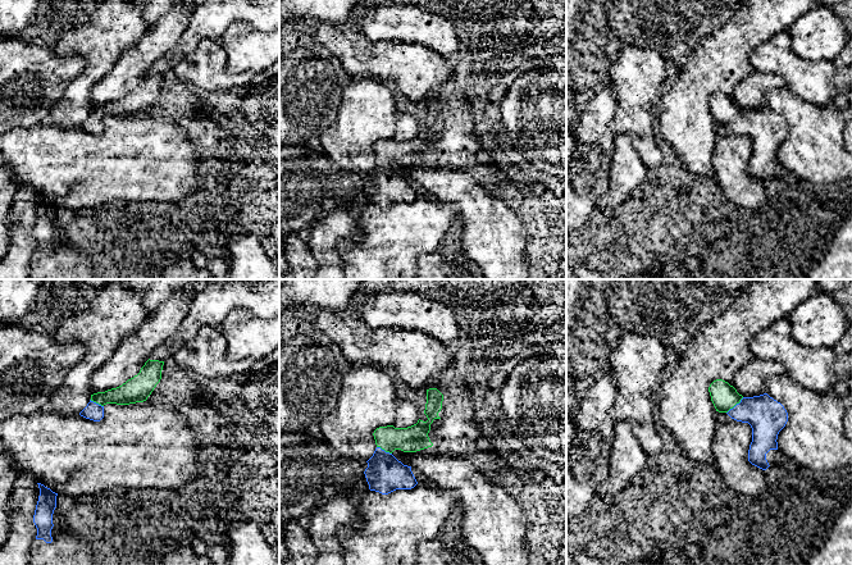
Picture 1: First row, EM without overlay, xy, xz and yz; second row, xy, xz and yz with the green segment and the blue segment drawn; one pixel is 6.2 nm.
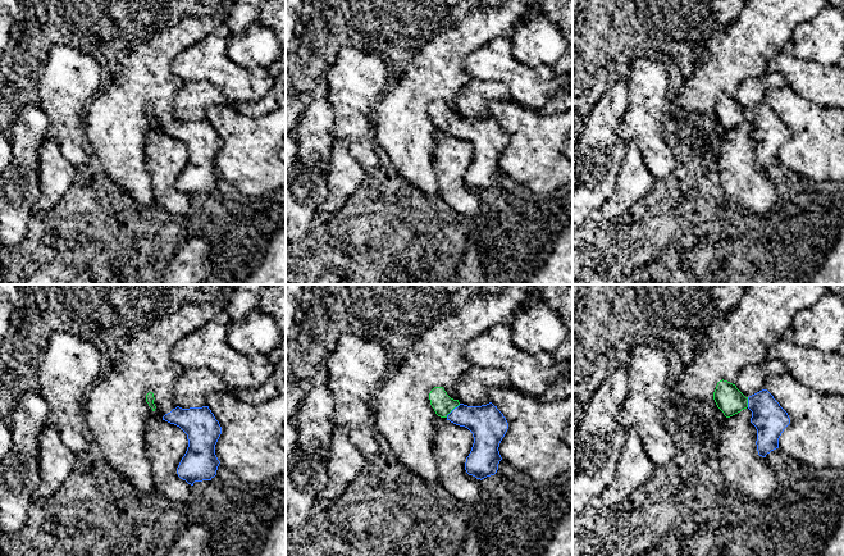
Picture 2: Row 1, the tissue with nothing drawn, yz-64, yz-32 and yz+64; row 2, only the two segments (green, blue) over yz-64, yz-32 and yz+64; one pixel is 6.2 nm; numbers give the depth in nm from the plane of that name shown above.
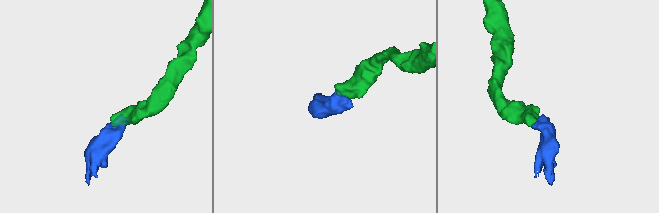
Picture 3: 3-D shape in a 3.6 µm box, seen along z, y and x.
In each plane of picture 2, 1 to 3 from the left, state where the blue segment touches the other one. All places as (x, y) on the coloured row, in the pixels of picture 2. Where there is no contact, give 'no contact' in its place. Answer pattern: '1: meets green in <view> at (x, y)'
1: no contact
2: meets green in yz-32 at (452, 409)
3: meets green in yz+64 at (747, 402)

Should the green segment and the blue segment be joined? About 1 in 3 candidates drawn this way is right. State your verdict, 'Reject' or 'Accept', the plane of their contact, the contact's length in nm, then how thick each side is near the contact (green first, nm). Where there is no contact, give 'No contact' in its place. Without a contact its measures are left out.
Accept. Touches green in yz. Shared border 150 nm. Thickness 160 nm (green) against 240 nm

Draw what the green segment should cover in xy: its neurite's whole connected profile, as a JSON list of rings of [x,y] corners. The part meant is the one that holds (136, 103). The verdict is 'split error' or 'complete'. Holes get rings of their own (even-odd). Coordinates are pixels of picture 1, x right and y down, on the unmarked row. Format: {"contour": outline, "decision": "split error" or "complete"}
{"contour": [[[149,72],[140,86],[122,99],[91,108],[90,115],[79,128],[100,135],[106,117],[129,118],[146,114],[161,92],[163,78],[164,74]]], "decision": "split error"}

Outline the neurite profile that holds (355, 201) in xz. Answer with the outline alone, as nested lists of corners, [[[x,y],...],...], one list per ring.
[[[363,176],[363,186],[360,191],[350,191],[350,192],[338,192],[342,193],[346,200],[341,204],[334,204],[332,200],[328,204],[328,208],[333,210],[347,210],[355,218],[363,211],[363,209],[369,204],[369,197],[365,191],[365,182],[368,181],[368,176]]]

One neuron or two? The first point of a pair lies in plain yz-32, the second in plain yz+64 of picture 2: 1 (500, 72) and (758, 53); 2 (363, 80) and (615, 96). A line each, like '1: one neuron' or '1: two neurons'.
1: two neurons
2: two neurons

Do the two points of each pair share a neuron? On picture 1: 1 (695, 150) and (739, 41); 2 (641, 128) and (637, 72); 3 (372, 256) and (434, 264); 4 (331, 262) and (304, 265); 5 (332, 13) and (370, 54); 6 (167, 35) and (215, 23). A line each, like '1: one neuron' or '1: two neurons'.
1: one neuron
2: one neuron
3: two neurons
4: two neurons
5: two neurons
6: two neurons

